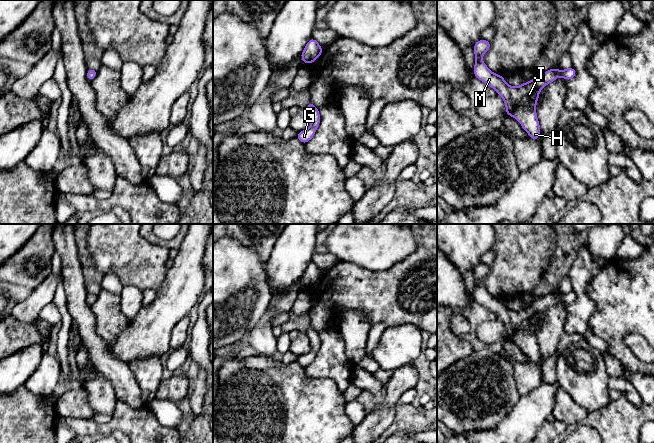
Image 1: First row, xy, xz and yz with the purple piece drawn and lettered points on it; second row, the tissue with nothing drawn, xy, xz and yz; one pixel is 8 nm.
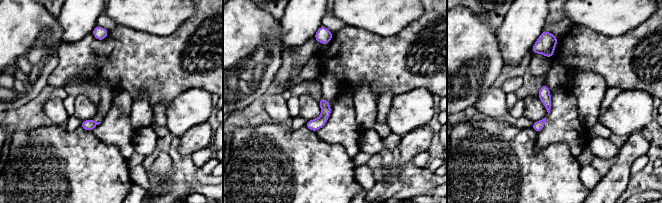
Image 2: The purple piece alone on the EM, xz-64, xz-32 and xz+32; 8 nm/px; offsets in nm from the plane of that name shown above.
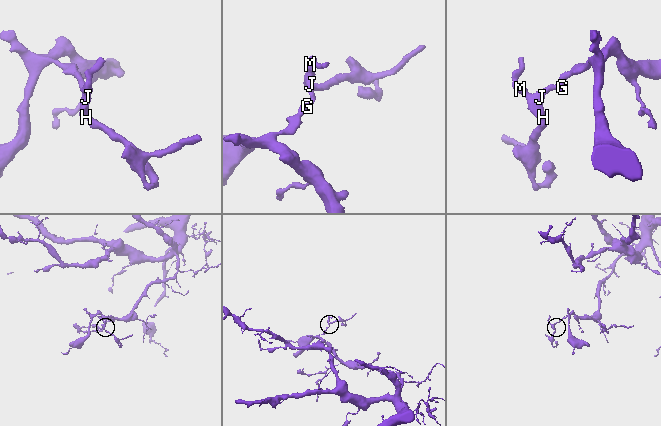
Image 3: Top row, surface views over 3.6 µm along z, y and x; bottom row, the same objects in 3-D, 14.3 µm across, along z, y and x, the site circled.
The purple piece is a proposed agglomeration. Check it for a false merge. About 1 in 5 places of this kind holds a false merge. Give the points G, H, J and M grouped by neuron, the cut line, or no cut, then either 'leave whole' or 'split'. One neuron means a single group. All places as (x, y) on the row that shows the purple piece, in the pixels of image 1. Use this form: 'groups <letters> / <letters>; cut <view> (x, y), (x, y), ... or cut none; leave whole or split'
groups G H J M; cut none; leave whole

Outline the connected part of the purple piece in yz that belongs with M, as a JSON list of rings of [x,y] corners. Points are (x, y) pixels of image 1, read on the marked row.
[[[478,40],[474,44],[475,65],[473,72],[475,78],[495,89],[506,106],[506,115],[519,121],[522,128],[530,138],[540,138],[540,125],[536,114],[536,104],[540,91],[550,82],[562,76],[565,80],[571,80],[576,76],[573,67],[565,70],[552,68],[518,87],[508,85],[503,76],[493,73],[482,61],[482,56],[490,49],[490,41]]]

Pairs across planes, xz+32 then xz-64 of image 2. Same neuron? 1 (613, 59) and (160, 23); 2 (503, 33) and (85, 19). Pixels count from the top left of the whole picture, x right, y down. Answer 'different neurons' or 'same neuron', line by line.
1: different neurons
2: same neuron

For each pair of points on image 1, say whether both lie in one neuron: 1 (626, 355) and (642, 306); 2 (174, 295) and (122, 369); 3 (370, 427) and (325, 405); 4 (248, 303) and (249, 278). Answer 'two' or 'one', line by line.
1: one
2: two
3: two
4: one

